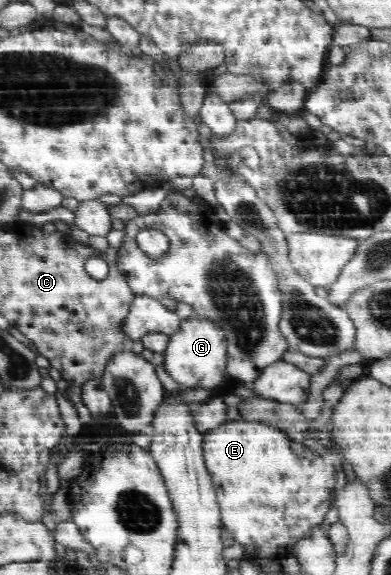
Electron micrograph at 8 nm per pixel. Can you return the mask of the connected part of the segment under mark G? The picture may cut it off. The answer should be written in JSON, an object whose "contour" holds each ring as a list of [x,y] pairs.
{"contour":[[[199,316],[183,319],[179,329],[170,337],[167,350],[164,352],[165,369],[175,381],[187,387],[215,387],[221,383],[221,377],[227,367],[227,347],[223,331],[220,331],[215,323]]]}

